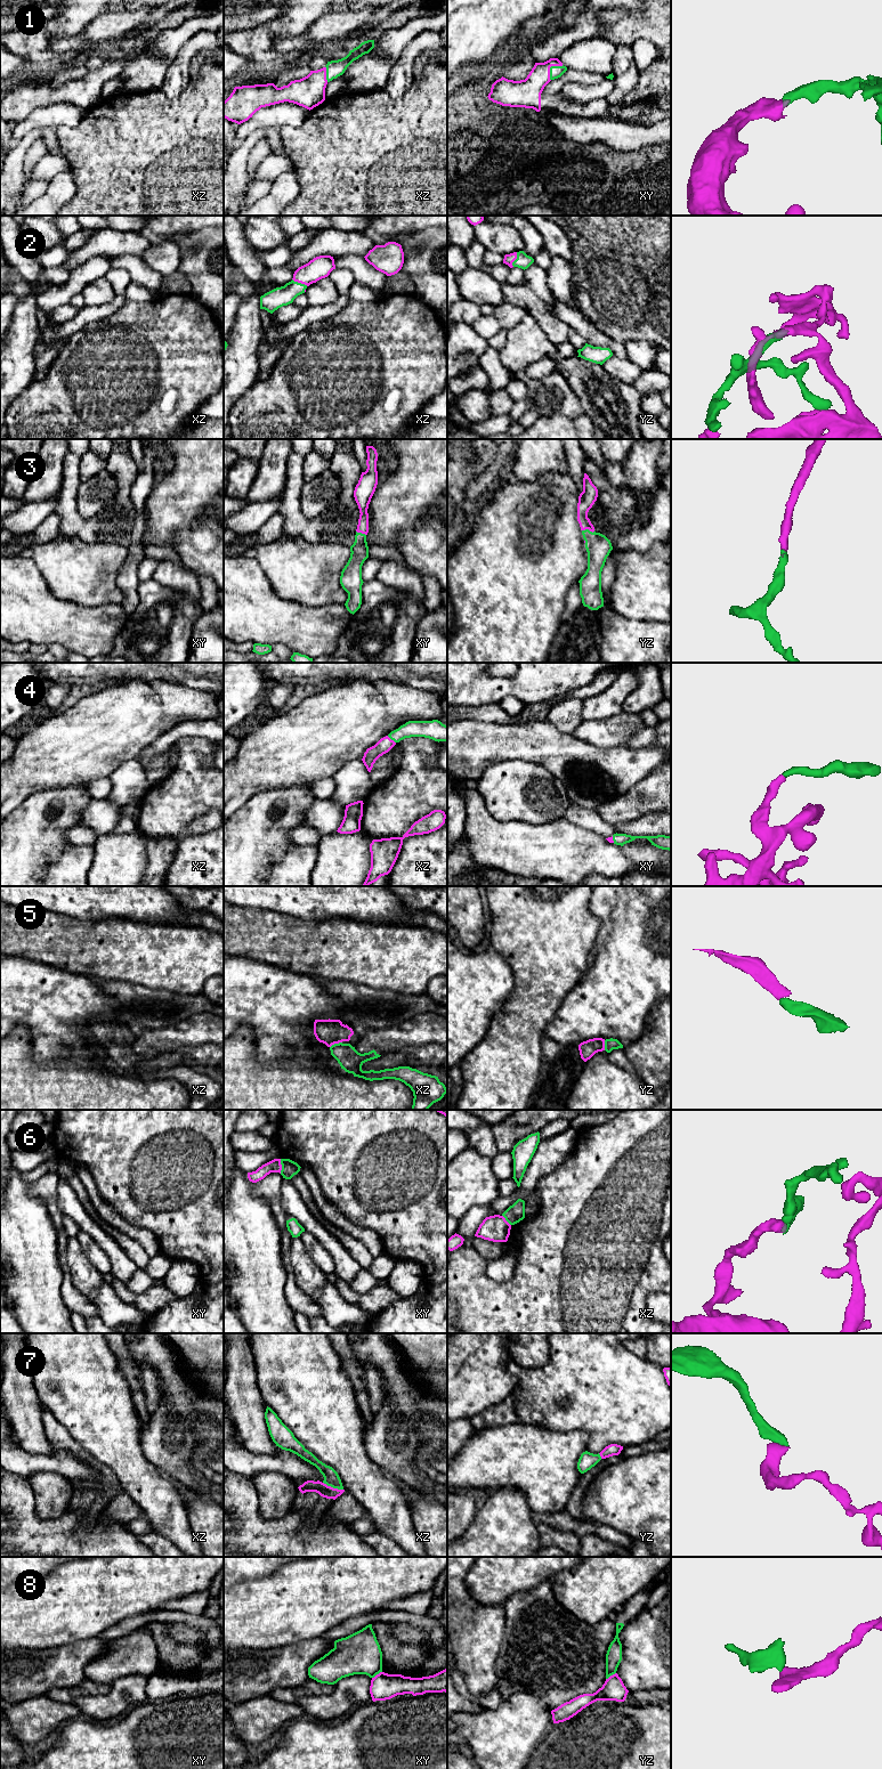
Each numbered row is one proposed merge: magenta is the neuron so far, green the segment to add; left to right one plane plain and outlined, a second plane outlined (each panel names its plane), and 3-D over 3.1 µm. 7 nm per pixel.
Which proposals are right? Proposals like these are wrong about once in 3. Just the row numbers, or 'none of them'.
1, 2, 3, 4, 5, 7

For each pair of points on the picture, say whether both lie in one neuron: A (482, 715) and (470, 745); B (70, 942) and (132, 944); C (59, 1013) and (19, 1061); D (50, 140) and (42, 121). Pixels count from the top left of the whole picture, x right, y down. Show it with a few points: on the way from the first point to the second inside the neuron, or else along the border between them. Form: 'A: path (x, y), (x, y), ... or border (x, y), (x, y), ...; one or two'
A: border (459, 719), (506, 723); two
B: path (86, 944), (116, 944); one
C: border (11, 1030), (29, 1031), (34, 1061), (54, 1061); two
D: border (55, 128), (47, 127), (42, 129); two

